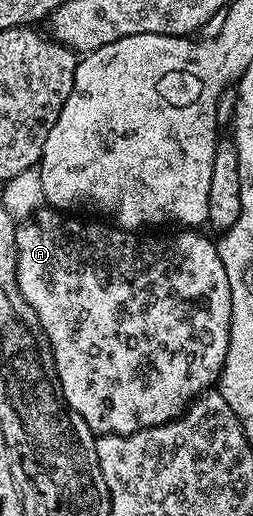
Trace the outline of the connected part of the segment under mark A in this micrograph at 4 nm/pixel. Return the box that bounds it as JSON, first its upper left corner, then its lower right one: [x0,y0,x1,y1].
[16,205,230,436]

